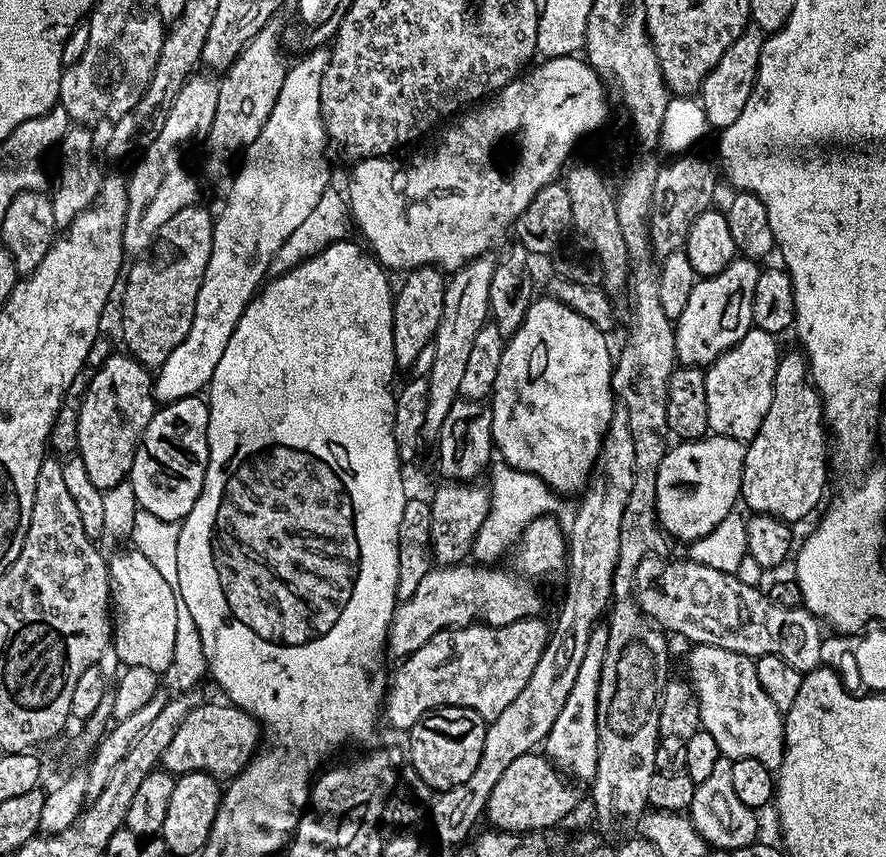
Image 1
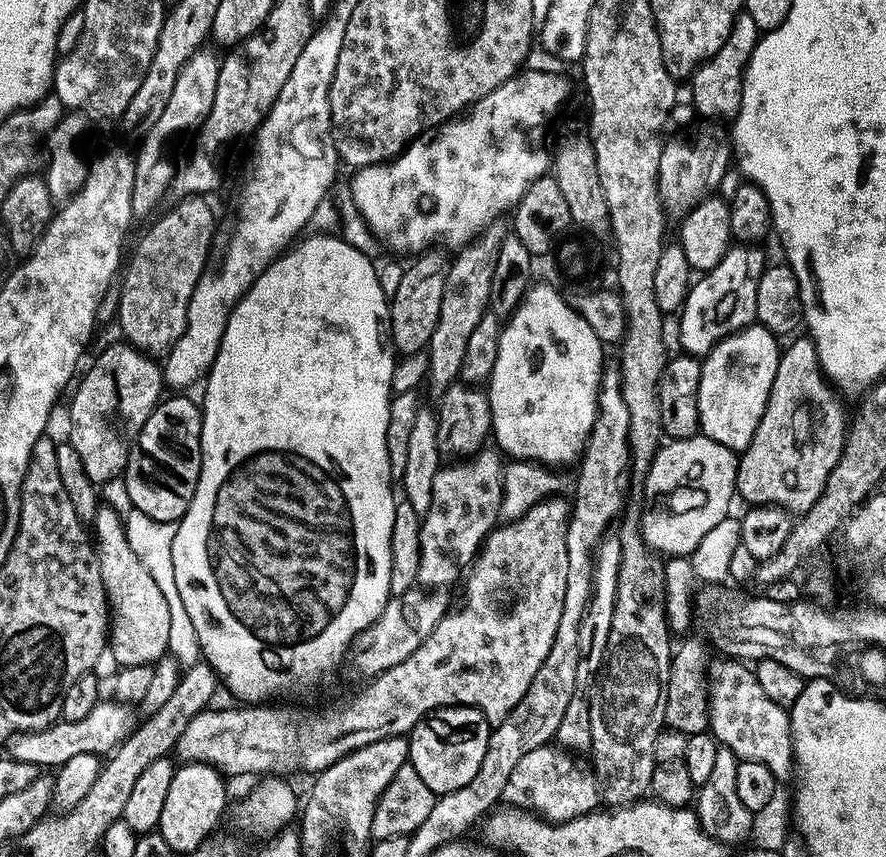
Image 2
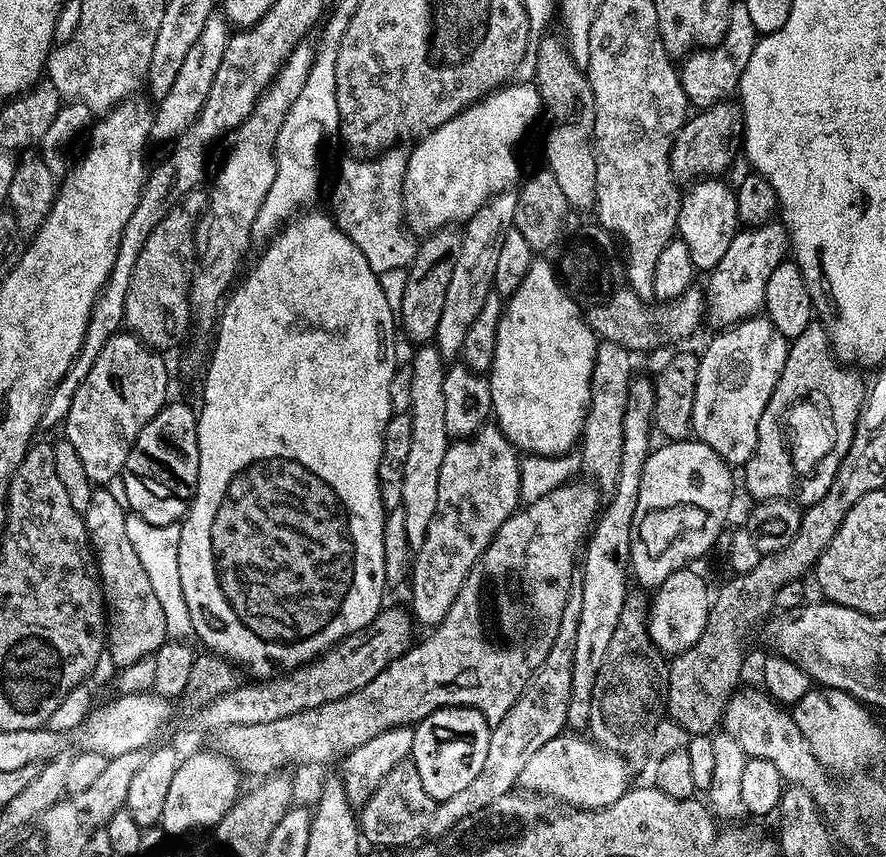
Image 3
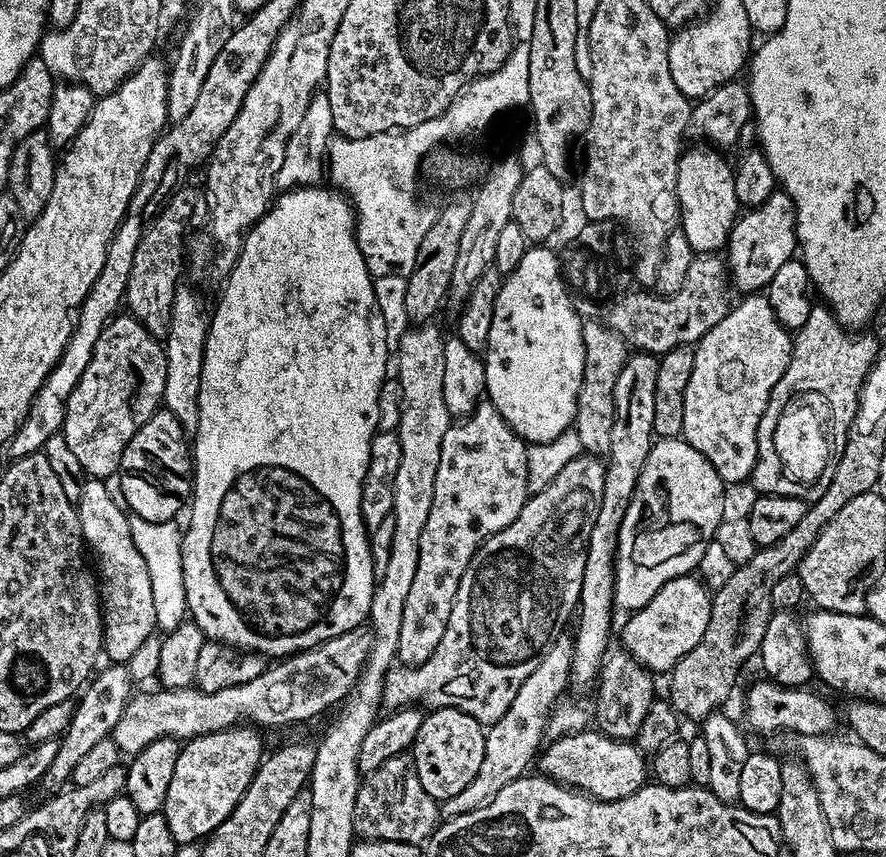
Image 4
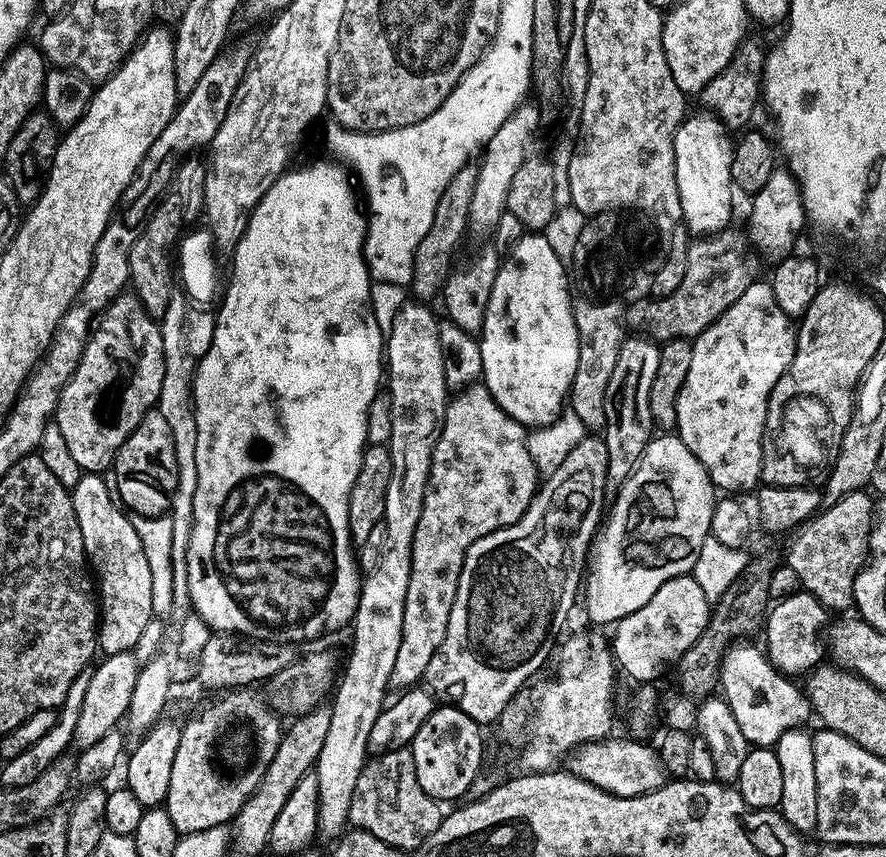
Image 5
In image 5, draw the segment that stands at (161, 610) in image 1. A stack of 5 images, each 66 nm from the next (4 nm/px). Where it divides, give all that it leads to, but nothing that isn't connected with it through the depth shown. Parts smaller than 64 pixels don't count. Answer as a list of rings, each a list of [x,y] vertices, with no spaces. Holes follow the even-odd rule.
[[[81,475],[78,486],[70,489],[74,518],[78,518],[78,530],[82,530],[84,554],[88,558],[95,583],[98,585],[98,648],[104,656],[131,652],[141,631],[153,617],[150,602],[150,562],[146,562],[146,550],[142,550],[142,538],[134,530],[132,516],[106,490],[103,475]]]

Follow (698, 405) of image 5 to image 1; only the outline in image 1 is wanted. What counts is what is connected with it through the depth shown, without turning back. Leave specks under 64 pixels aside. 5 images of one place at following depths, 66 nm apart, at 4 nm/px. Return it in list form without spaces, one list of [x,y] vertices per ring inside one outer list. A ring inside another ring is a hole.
[[[753,326],[746,334],[746,338],[742,338],[742,342],[735,344],[729,352],[724,352],[713,364],[708,365],[704,373],[706,378],[706,416],[708,418],[708,430],[713,437],[725,436],[726,438],[734,438],[745,442],[756,437],[758,430],[762,426],[762,418],[766,418],[766,410],[770,410],[770,402],[774,398],[774,374],[780,364],[782,355],[781,349],[776,349],[776,343],[778,343],[777,337],[771,336],[766,330]]]

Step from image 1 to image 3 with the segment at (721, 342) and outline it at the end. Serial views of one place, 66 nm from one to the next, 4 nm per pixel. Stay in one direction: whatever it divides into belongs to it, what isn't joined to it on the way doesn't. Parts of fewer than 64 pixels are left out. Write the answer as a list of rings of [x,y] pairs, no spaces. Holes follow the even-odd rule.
[[[767,222],[737,231],[722,262],[718,262],[718,266],[707,273],[706,320],[713,324],[713,329],[723,330],[739,324],[741,320],[749,319],[763,309],[770,270],[774,270],[774,266],[785,259],[789,244],[788,232],[780,222]]]

